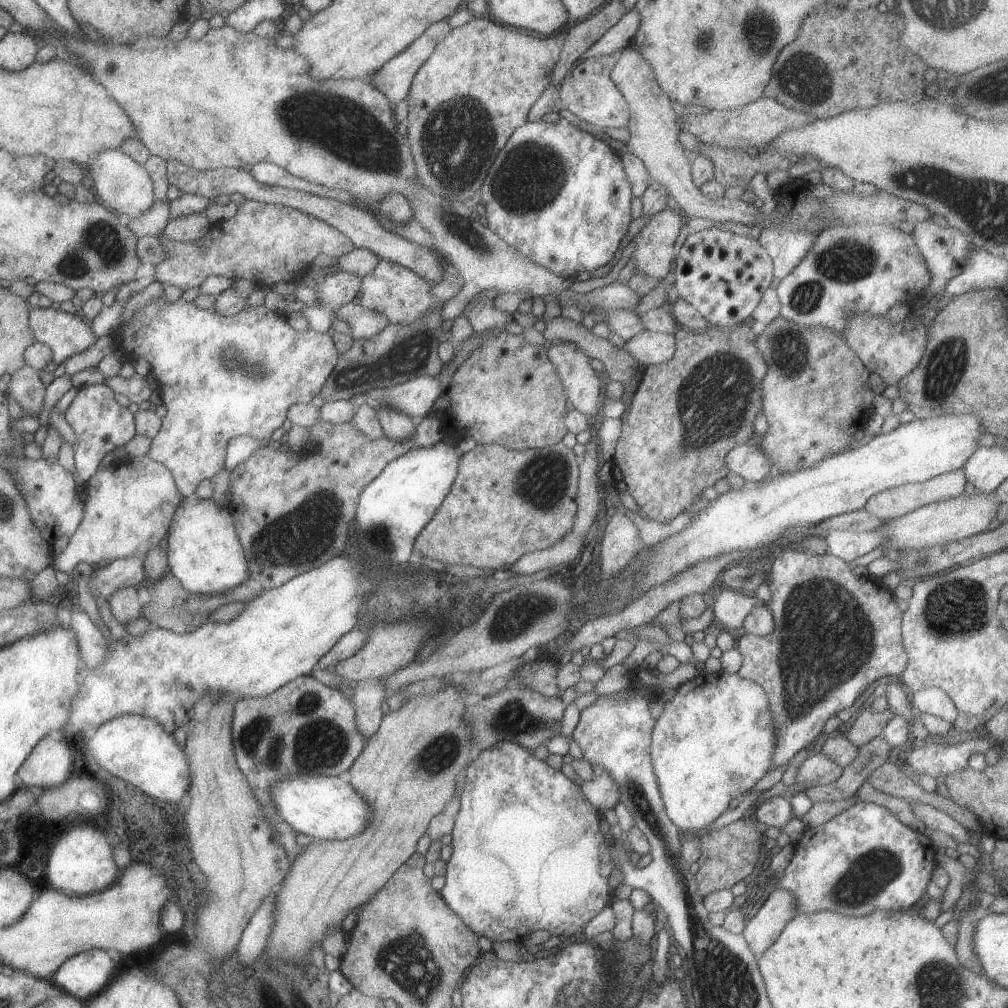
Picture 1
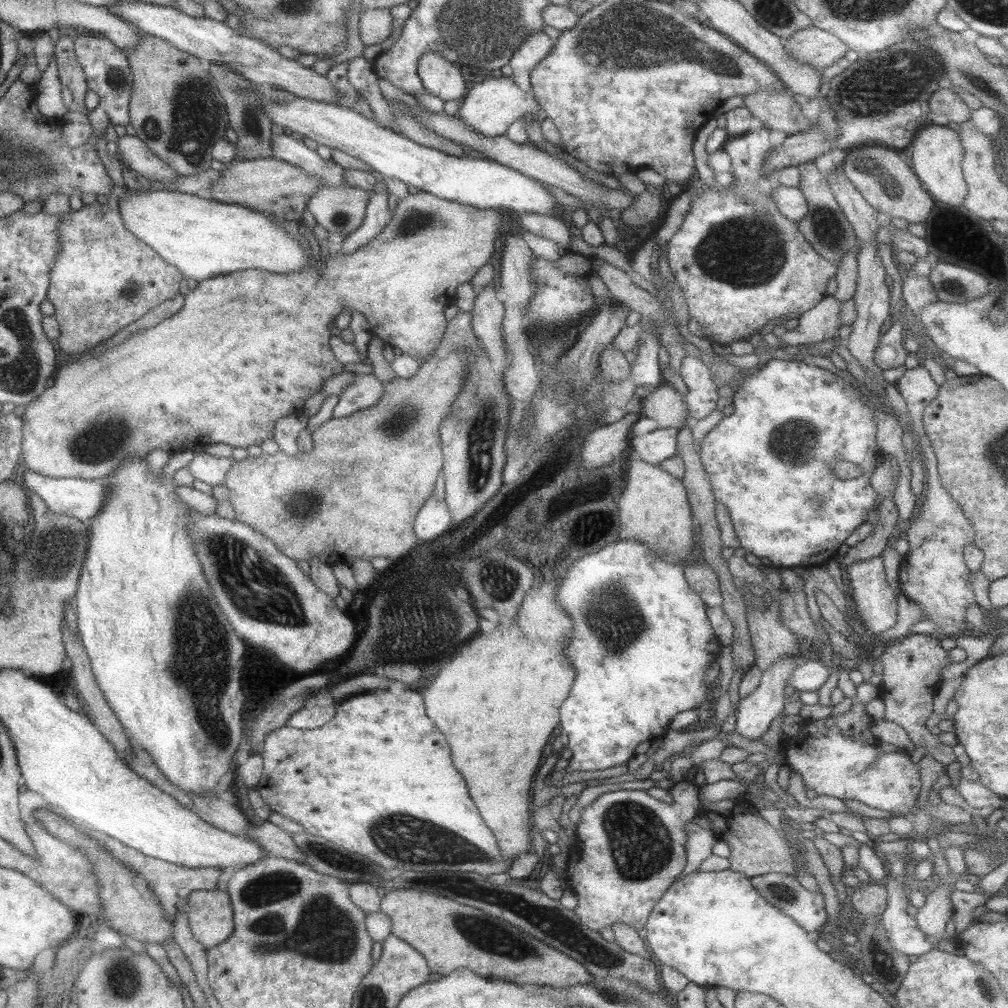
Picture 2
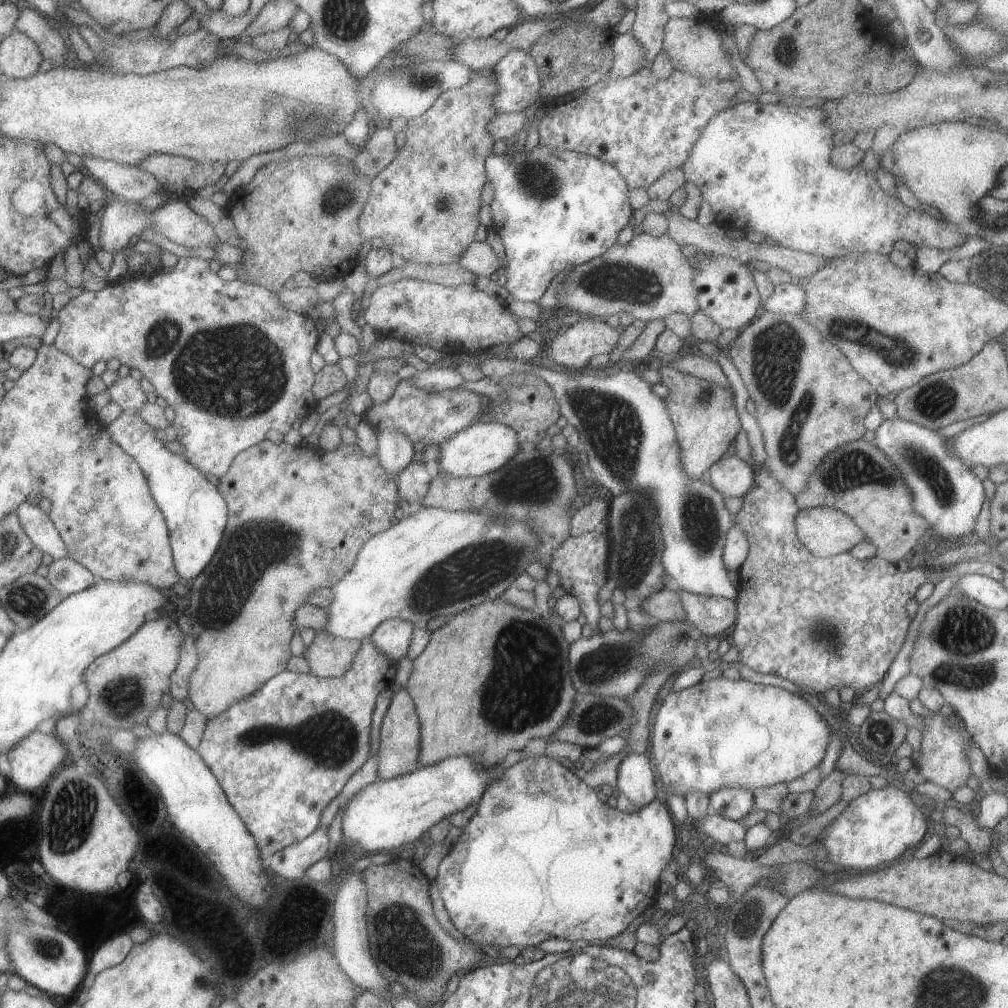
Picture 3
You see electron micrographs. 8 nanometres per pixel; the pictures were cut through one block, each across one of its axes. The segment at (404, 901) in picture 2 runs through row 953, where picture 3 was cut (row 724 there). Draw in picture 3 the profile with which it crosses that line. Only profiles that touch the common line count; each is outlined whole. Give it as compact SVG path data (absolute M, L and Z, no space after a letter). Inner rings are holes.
M502 595L494 600L486 600L486 602L478 604L470 612L460 612L460 614L450 616L448 622L431 632L430 642L428 642L424 652L412 660L414 667L405 685L412 700L414 700L418 720L422 724L422 728L420 728L420 758L418 758L420 765L436 764L436 762L450 758L450 756L476 756L476 754L480 754L484 758L484 762L482 762L484 766L494 766L494 764L499 764L504 760L508 752L523 749L532 738L545 738L546 740L554 738L554 732L560 726L564 726L564 722L568 720L568 714L570 714L574 700L576 700L577 690L570 678L569 644L568 640L564 638L561 626L544 618L536 610L520 608L520 606L510 603Z

